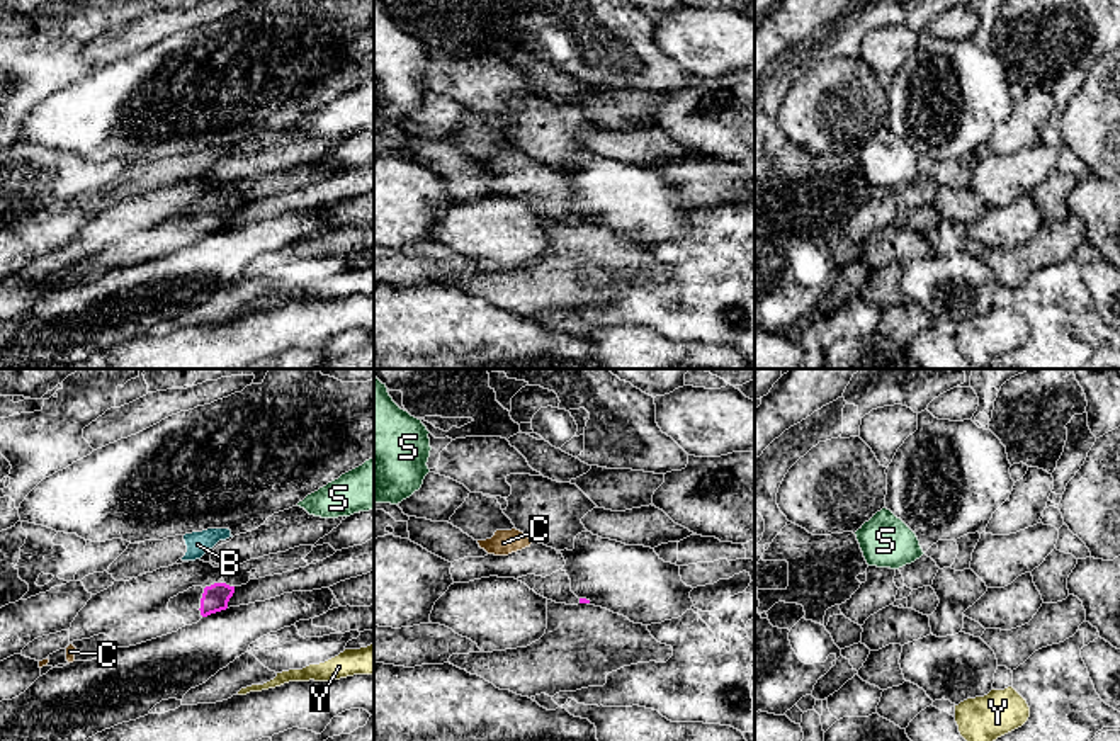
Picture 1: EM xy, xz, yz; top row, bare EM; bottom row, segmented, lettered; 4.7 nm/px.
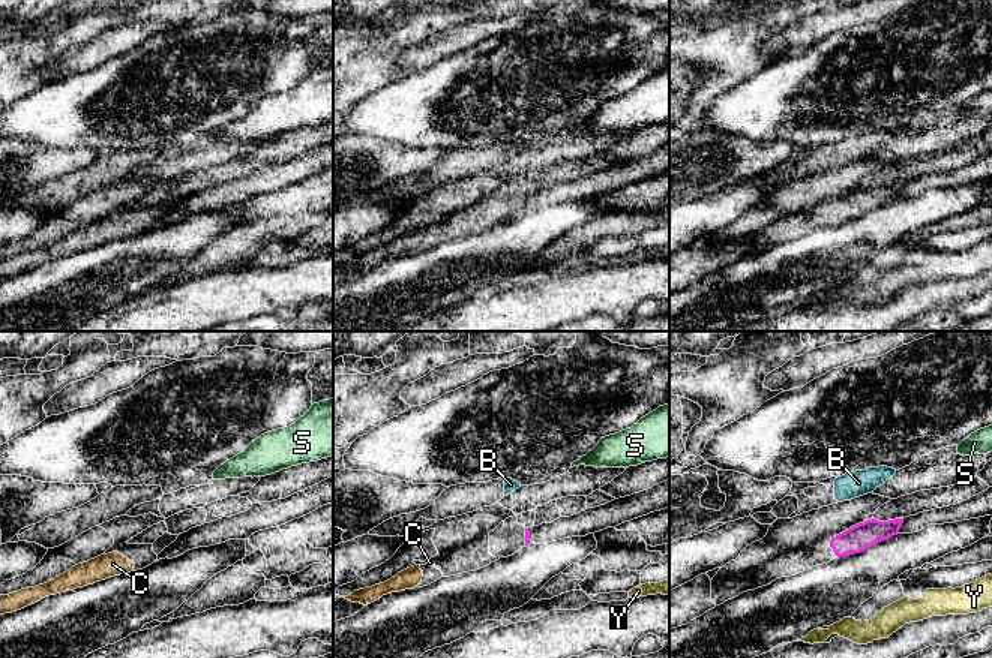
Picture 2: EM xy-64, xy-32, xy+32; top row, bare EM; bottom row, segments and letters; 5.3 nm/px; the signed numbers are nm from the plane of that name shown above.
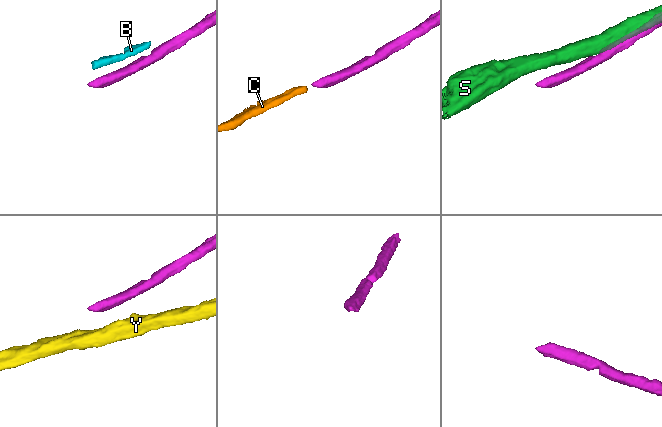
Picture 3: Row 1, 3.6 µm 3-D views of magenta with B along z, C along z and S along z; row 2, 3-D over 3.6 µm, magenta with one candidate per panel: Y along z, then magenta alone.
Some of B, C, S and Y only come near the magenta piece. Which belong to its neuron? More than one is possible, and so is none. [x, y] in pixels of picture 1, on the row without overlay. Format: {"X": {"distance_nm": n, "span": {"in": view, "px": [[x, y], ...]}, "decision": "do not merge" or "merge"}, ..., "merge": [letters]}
{"B": {"distance_nm": 140, "span": {"in": "xy", "px": [[206, 206], [199, 177]]}, "decision": "do not merge"}, "C": {"distance_nm": 600, "span": {"in": "xy", "px": [[199, 228], [75, 267]]}, "decision": "merge"}, "S": {"distance_nm": 480, "span": {"in": "xy", "px": [[233, 206], [298, 124]]}, "decision": "do not merge"}, "Y": {"distance_nm": 380, "span": {"in": "xy", "px": [[225, 228], [252, 305]]}, "decision": "do not merge"}, "merge": ["C"]}

